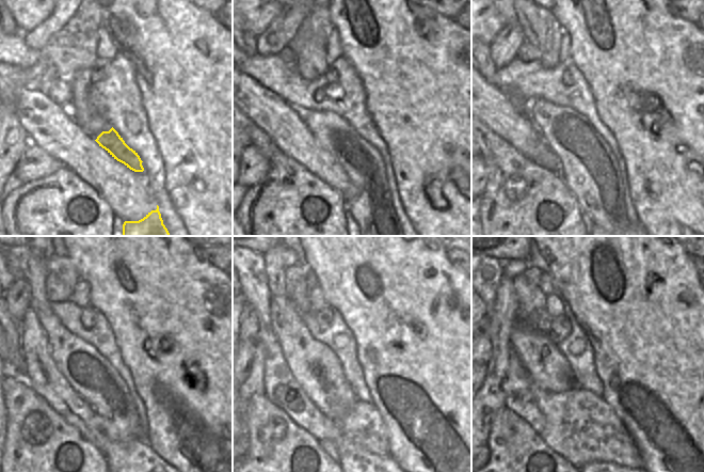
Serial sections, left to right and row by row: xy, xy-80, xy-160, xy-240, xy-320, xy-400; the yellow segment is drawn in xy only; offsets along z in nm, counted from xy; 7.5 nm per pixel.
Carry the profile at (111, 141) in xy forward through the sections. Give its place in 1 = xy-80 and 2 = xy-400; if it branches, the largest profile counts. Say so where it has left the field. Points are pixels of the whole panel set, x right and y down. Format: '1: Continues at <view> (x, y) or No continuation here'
1: Continues at xy-80 (372, 209)
2: Continues at xy-400 (549, 370)

